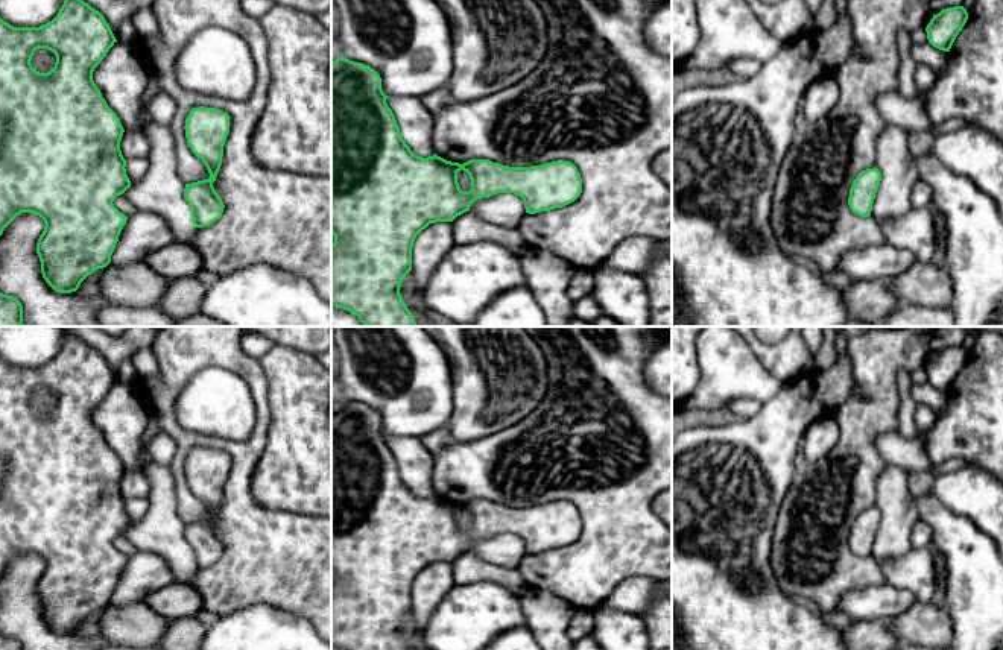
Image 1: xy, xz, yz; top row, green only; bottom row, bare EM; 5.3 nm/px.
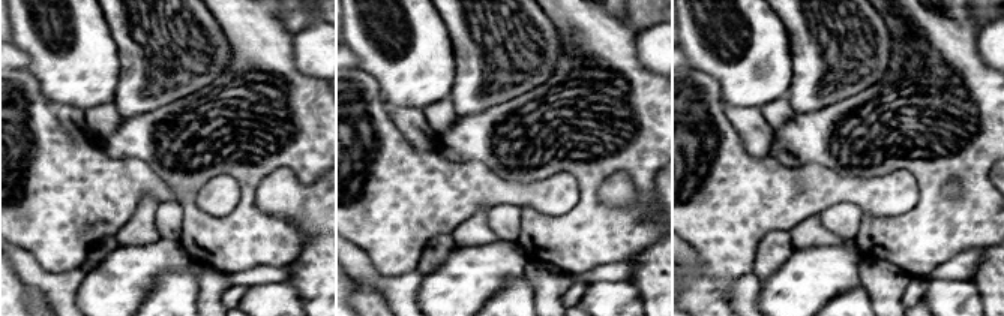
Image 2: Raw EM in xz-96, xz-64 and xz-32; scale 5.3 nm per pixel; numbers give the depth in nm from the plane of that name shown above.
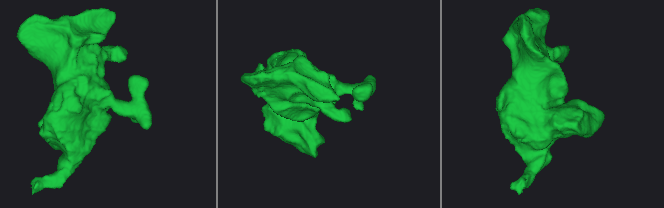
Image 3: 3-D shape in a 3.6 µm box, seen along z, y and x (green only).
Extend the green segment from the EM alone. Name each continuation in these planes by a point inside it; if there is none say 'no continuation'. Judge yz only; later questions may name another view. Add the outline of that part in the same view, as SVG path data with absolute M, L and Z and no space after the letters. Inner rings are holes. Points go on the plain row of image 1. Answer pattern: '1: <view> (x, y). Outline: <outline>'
no continuation

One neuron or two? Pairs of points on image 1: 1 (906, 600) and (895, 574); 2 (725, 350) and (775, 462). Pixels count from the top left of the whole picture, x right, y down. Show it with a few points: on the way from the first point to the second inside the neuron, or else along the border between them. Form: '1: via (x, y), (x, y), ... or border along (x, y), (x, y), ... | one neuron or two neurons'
1: border along (885, 582), (908, 590), (917, 600) | two neurons
2: border along (783, 383), (762, 404) | two neurons

